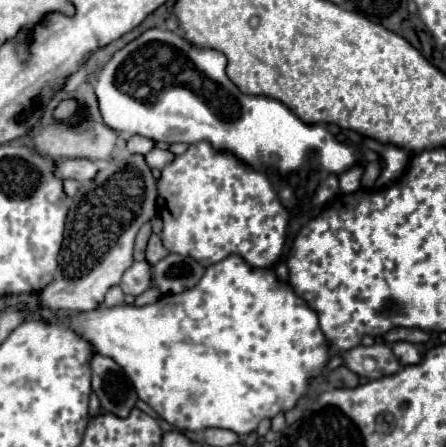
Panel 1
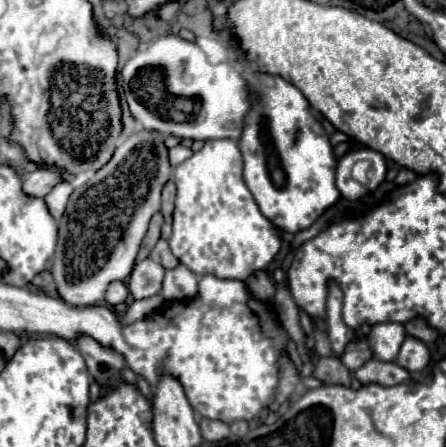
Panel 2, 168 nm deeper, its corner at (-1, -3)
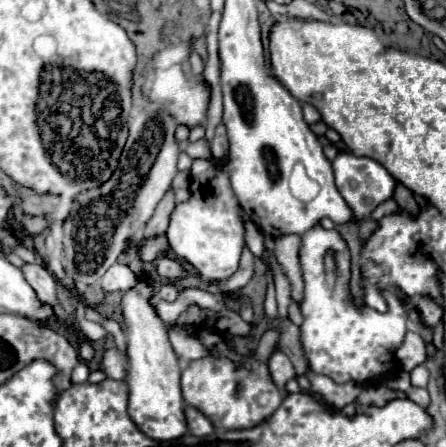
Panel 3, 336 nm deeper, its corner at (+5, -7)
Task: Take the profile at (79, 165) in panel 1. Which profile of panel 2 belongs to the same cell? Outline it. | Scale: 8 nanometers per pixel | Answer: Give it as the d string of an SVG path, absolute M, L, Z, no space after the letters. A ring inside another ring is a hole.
M38 167L22 177L22 191L30 197L44 197L56 183L60 183L60 173L56 169Z

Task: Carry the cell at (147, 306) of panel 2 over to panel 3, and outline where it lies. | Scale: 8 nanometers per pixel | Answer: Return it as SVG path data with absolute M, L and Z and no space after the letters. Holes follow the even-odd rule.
M116 347L104 351L104 355L102 355L102 371L110 379L126 379L126 365L124 365L124 359L122 359L122 355L120 355L120 351Z

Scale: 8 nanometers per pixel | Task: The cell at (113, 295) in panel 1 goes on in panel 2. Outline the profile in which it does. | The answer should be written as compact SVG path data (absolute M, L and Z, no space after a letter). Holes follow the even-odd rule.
M114 281L114 283L110 283L110 287L106 289L106 303L108 303L108 305L122 303L122 301L126 301L126 297L128 297L128 287L126 287L122 281Z

